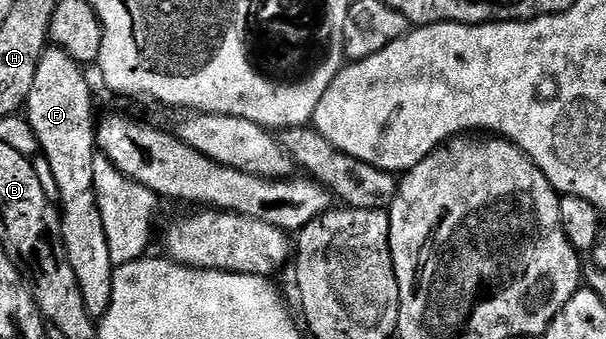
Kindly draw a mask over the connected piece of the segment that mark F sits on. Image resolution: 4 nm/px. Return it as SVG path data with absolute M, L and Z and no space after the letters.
M48 46L43 49L33 90L25 105L25 119L39 140L39 152L51 167L55 188L59 191L57 207L63 222L63 245L69 266L77 274L85 310L98 322L109 310L113 298L113 274L116 266L109 256L109 241L105 234L101 211L94 190L94 158L97 155L97 115L91 84L84 65L76 62L65 49Z

